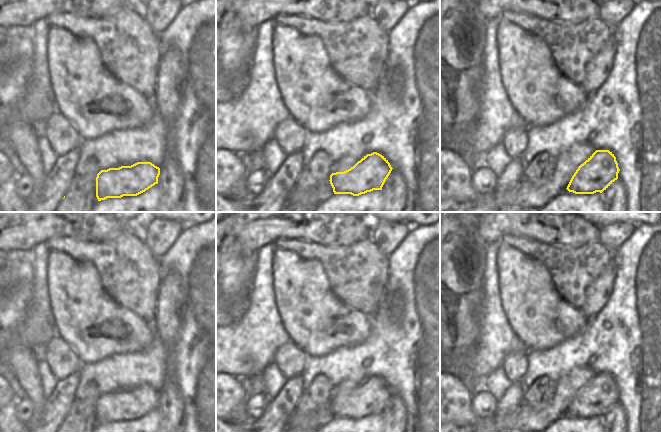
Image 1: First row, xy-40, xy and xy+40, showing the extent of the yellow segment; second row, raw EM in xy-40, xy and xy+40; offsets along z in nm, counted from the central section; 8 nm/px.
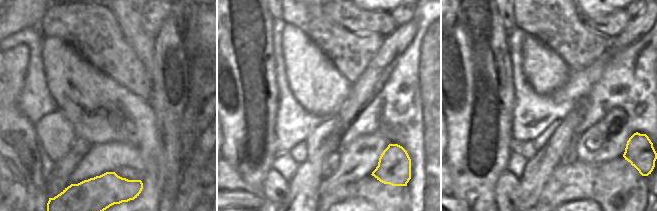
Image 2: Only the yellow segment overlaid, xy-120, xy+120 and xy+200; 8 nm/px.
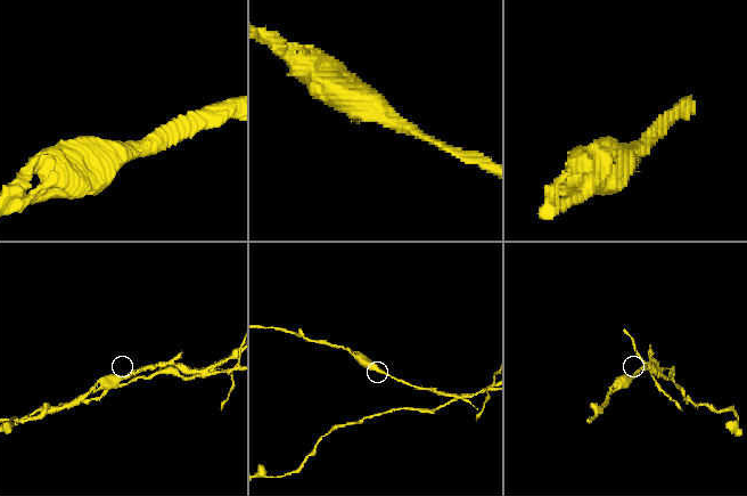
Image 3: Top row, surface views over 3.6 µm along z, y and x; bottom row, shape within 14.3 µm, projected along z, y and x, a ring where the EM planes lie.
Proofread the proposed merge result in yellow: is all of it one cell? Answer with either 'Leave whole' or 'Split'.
Split

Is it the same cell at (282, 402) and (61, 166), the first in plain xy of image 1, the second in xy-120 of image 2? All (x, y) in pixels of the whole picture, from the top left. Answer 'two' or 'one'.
one

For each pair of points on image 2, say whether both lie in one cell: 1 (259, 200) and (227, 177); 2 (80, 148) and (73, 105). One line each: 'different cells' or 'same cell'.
1: same cell
2: different cells

